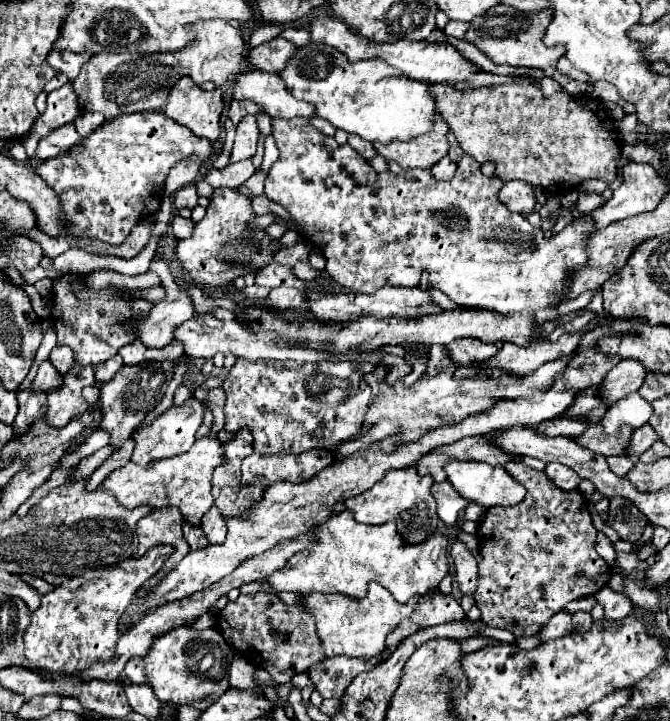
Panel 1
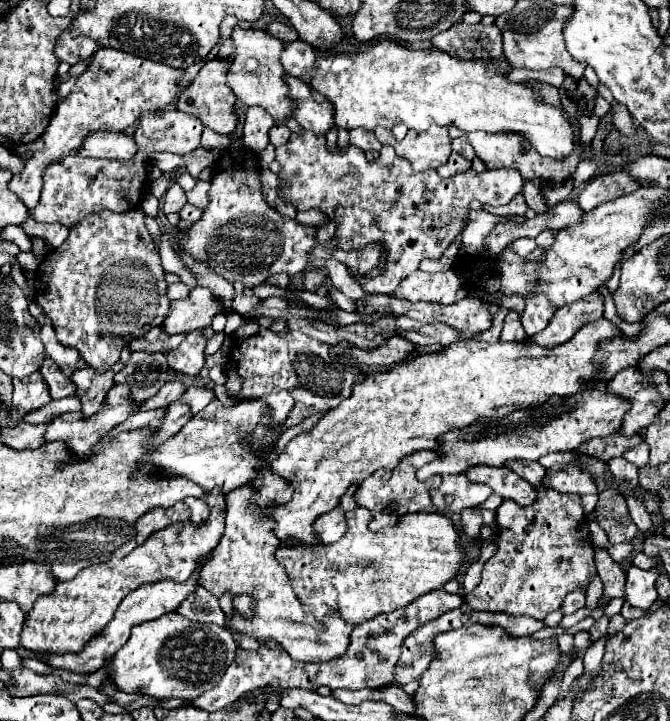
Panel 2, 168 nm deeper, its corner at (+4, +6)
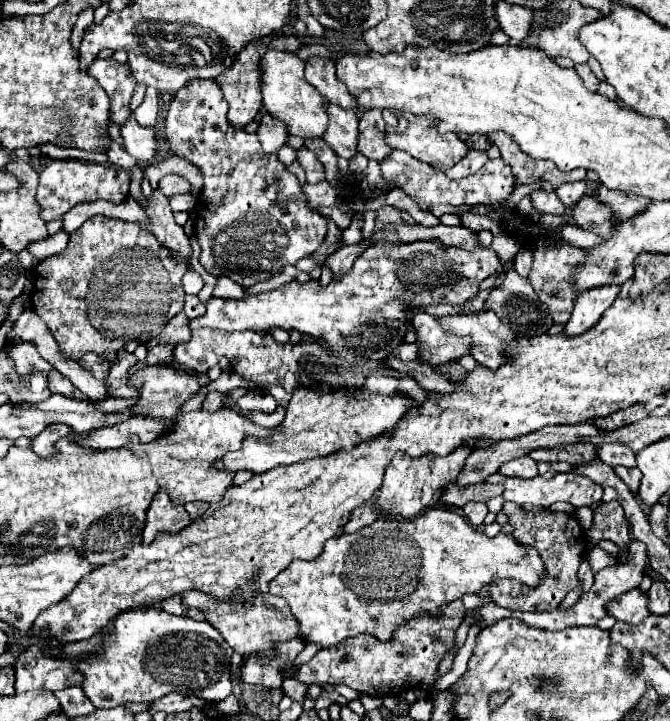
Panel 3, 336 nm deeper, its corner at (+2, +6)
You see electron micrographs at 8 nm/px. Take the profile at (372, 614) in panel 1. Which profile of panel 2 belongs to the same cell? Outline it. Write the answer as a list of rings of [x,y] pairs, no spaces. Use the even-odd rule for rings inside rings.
[[[269,466],[261,468],[257,472],[257,478],[265,478],[265,490],[256,493],[249,490],[249,486],[243,486],[231,490],[225,496],[227,504],[225,538],[221,538],[221,544],[217,546],[217,550],[213,550],[211,558],[205,562],[199,574],[199,584],[207,588],[215,598],[221,598],[225,592],[229,592],[231,596],[249,594],[253,598],[255,606],[249,622],[241,612],[233,610],[231,620],[227,624],[229,630],[249,636],[257,642],[271,638],[279,642],[293,660],[303,662],[333,660],[345,652],[345,646],[349,646],[349,634],[353,626],[337,618],[337,614],[329,614],[329,622],[325,622],[325,626],[319,626],[319,622],[315,622],[313,616],[303,612],[301,602],[295,598],[291,584],[285,578],[285,568],[273,556],[273,552],[279,548],[272,529],[274,522],[270,518],[265,518],[261,509],[273,503],[287,503],[295,489],[277,474],[269,474]]]

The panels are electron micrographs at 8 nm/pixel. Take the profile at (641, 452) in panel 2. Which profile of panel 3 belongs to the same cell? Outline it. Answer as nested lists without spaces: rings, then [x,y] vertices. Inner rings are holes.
[[[603,444],[599,448],[599,458],[609,466],[635,466],[635,452],[625,444]]]

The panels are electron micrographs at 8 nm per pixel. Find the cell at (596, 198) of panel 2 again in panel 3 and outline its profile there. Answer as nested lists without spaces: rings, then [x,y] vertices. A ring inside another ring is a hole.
[[[603,184],[597,190],[597,200],[601,204],[609,206],[617,220],[631,218],[633,214],[641,212],[645,208],[645,204],[649,204],[649,198],[639,198],[635,194],[623,194],[619,190],[607,190],[607,186],[603,186]]]

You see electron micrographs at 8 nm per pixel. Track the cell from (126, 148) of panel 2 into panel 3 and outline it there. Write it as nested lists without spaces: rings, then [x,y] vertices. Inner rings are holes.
[[[131,118],[127,120],[127,124],[121,126],[121,140],[125,144],[125,150],[137,160],[137,162],[147,162],[153,158],[155,150],[157,150],[157,128],[149,126],[149,128],[141,128],[137,124],[137,120]]]

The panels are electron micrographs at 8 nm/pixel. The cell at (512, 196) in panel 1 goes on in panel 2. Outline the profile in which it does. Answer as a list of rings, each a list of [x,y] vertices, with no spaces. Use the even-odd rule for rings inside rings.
[[[525,182],[525,188],[523,188],[523,194],[525,194],[525,200],[527,200],[527,206],[531,210],[535,210],[537,214],[543,214],[549,210],[549,204],[547,204],[547,198],[543,196],[541,188],[535,188],[533,182]]]

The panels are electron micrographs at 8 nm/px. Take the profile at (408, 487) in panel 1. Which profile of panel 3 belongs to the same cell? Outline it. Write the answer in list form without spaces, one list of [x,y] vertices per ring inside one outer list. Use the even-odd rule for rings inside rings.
[[[459,446],[459,450],[455,450],[453,454],[441,458],[441,456],[431,456],[431,454],[425,454],[423,458],[407,458],[407,456],[395,456],[385,472],[385,480],[383,480],[383,486],[377,494],[377,508],[381,512],[381,518],[405,518],[405,520],[411,520],[415,516],[419,516],[421,512],[425,512],[427,508],[431,508],[439,496],[441,496],[441,490],[447,482],[455,482],[463,464],[465,464],[465,458],[469,456],[471,448],[467,446]]]

